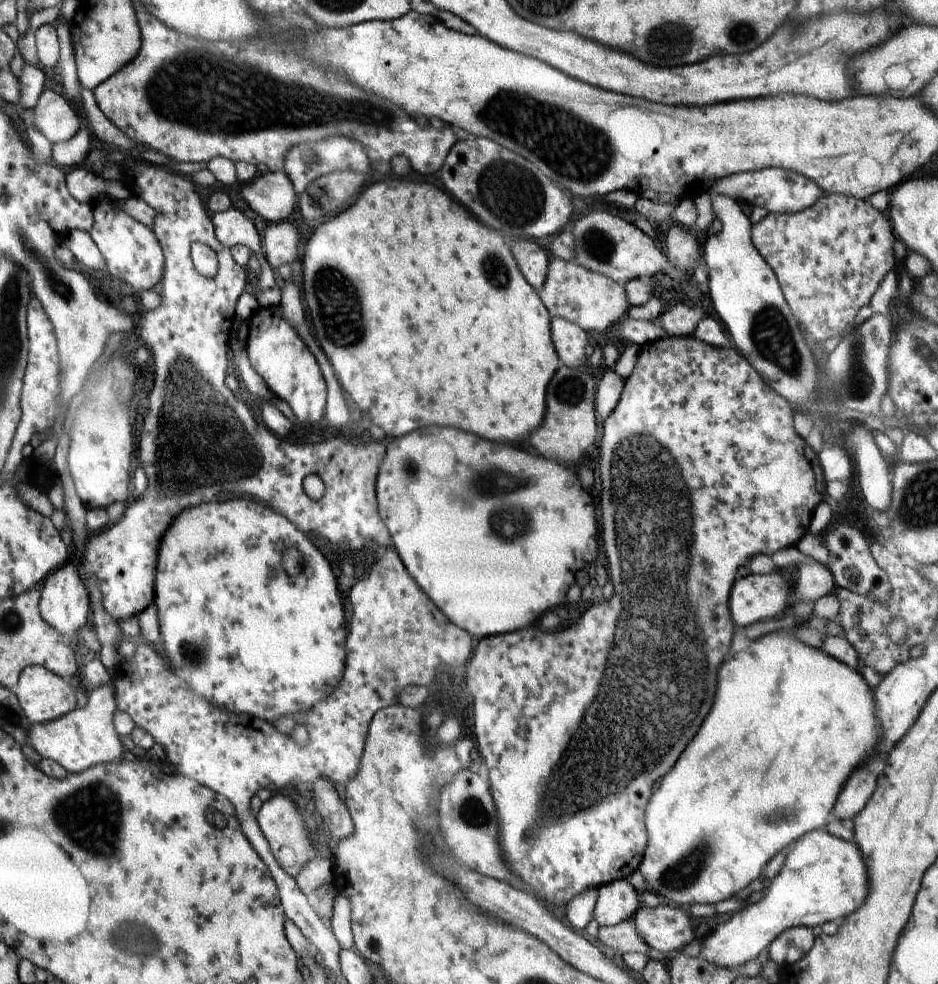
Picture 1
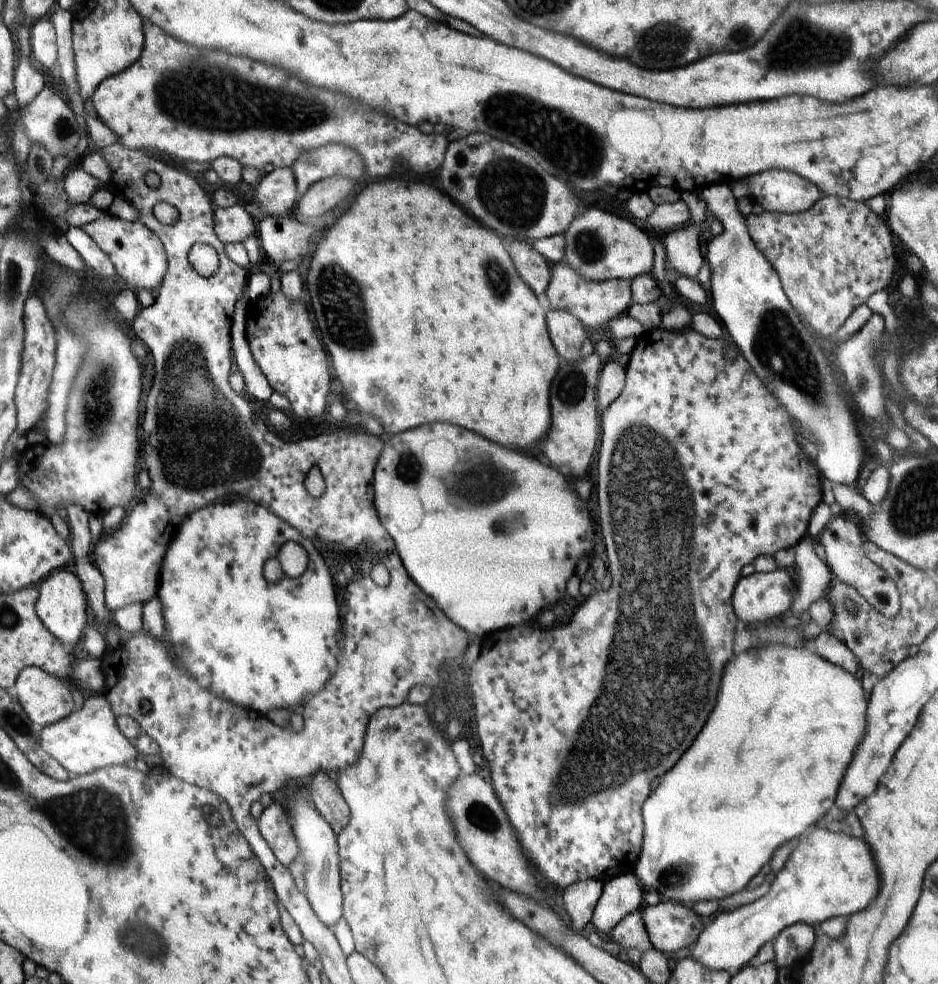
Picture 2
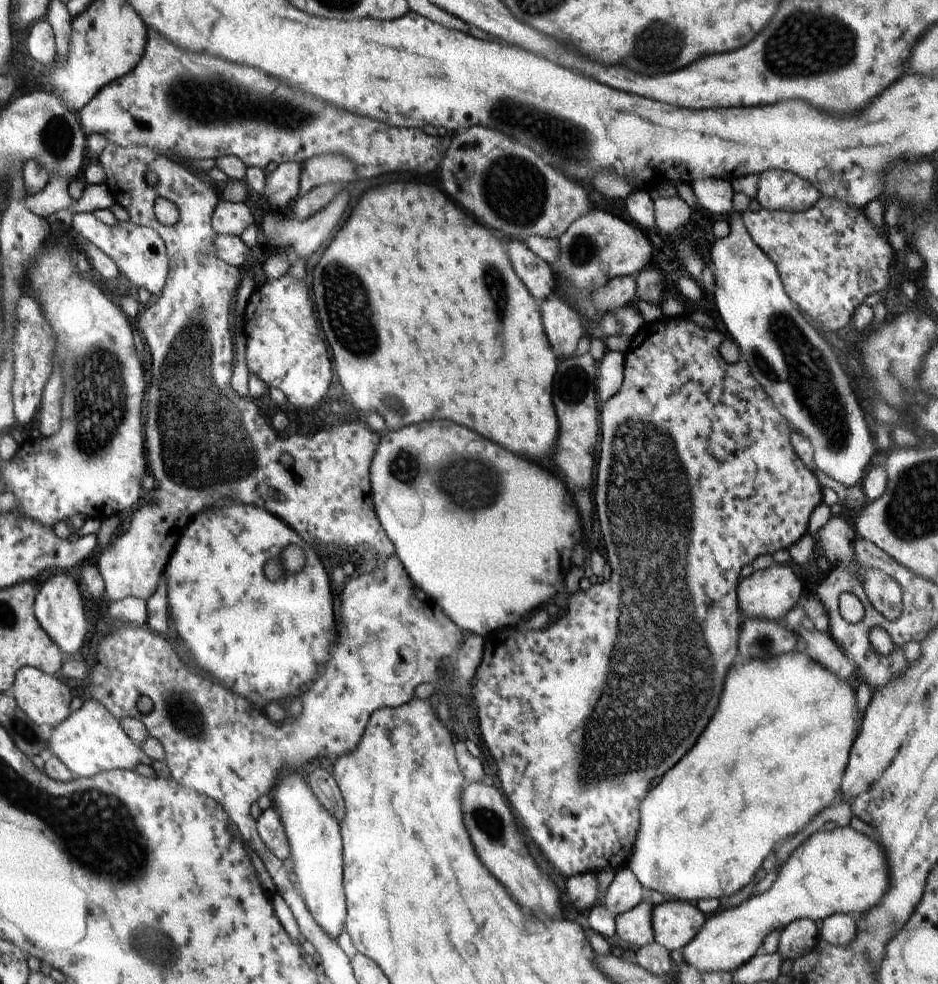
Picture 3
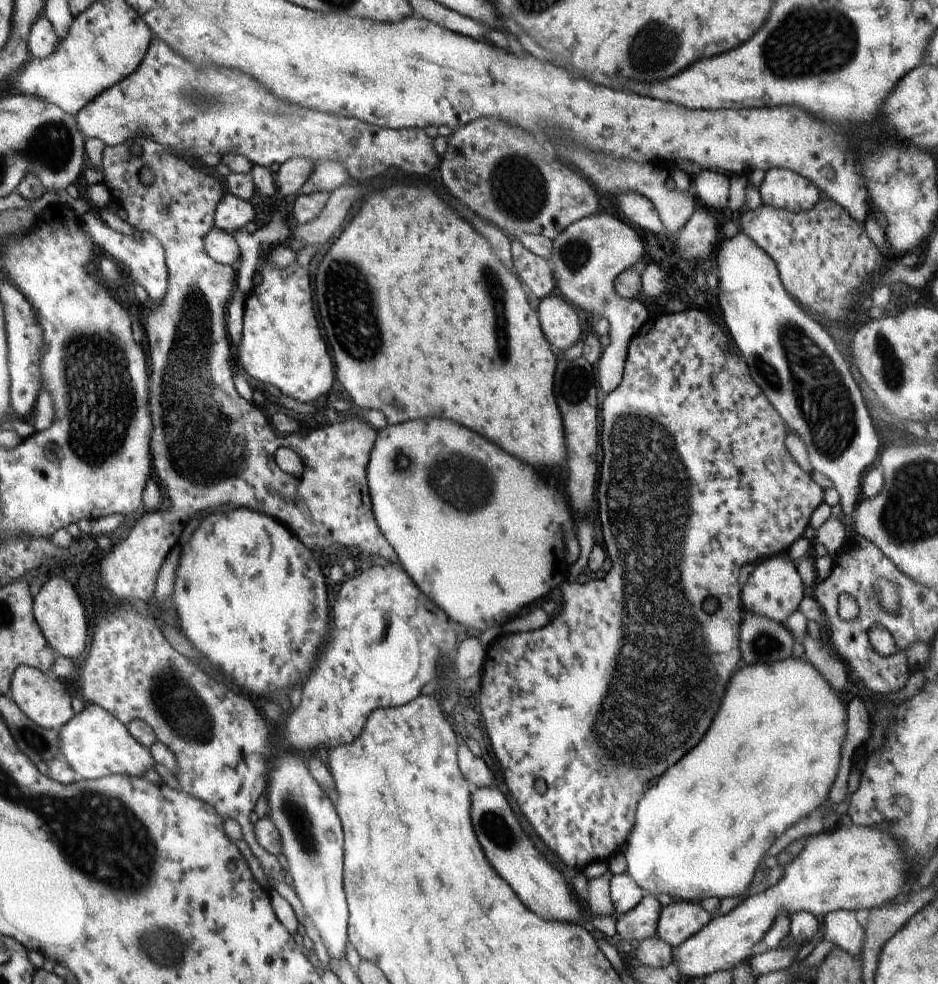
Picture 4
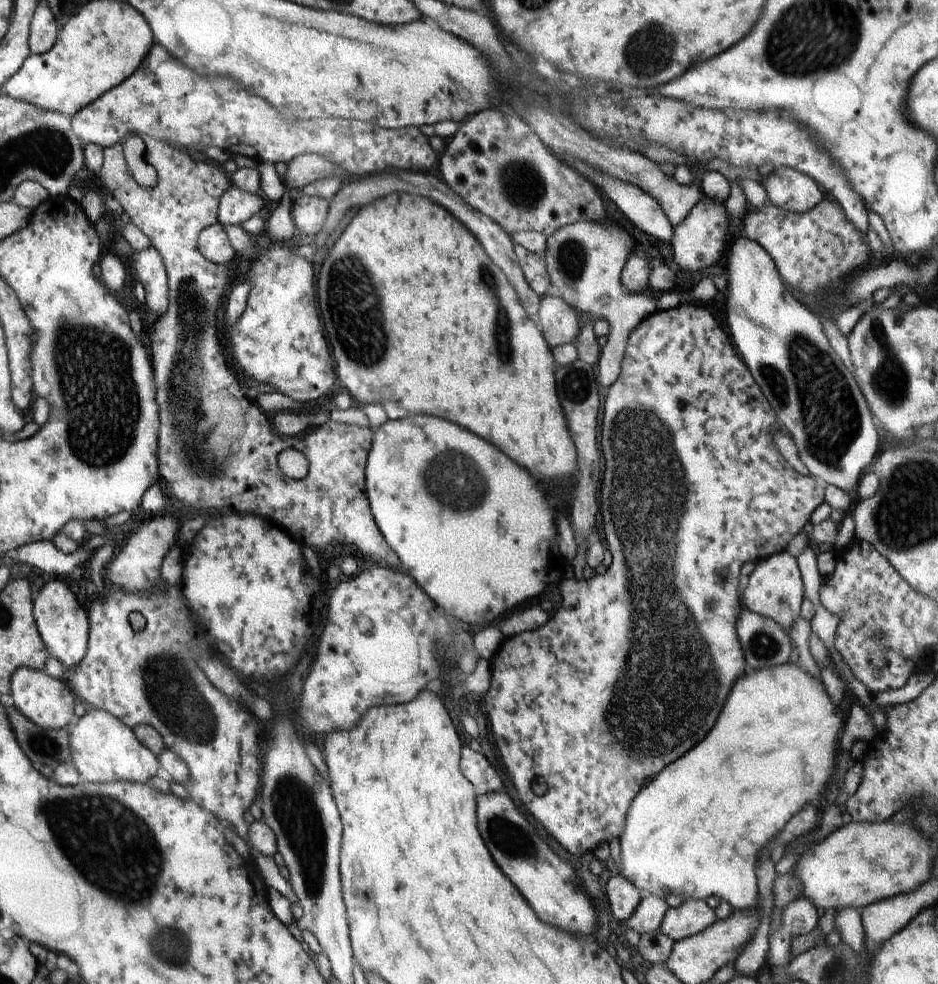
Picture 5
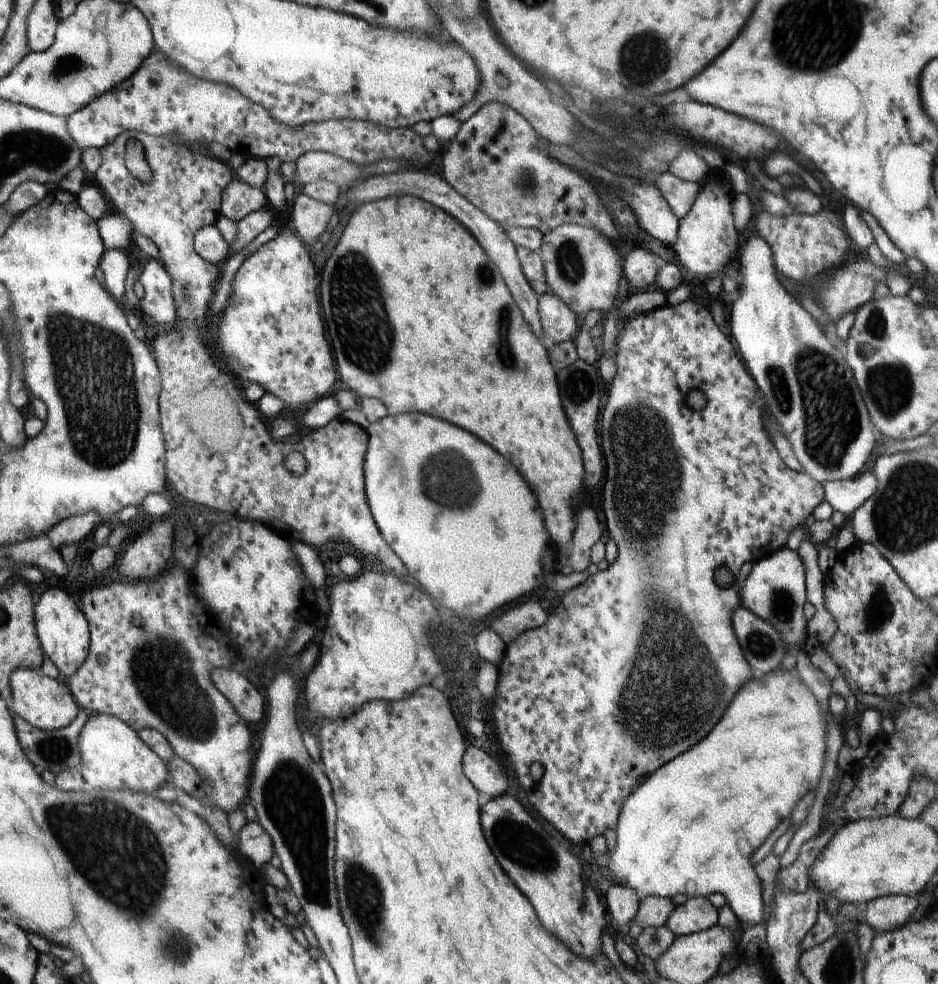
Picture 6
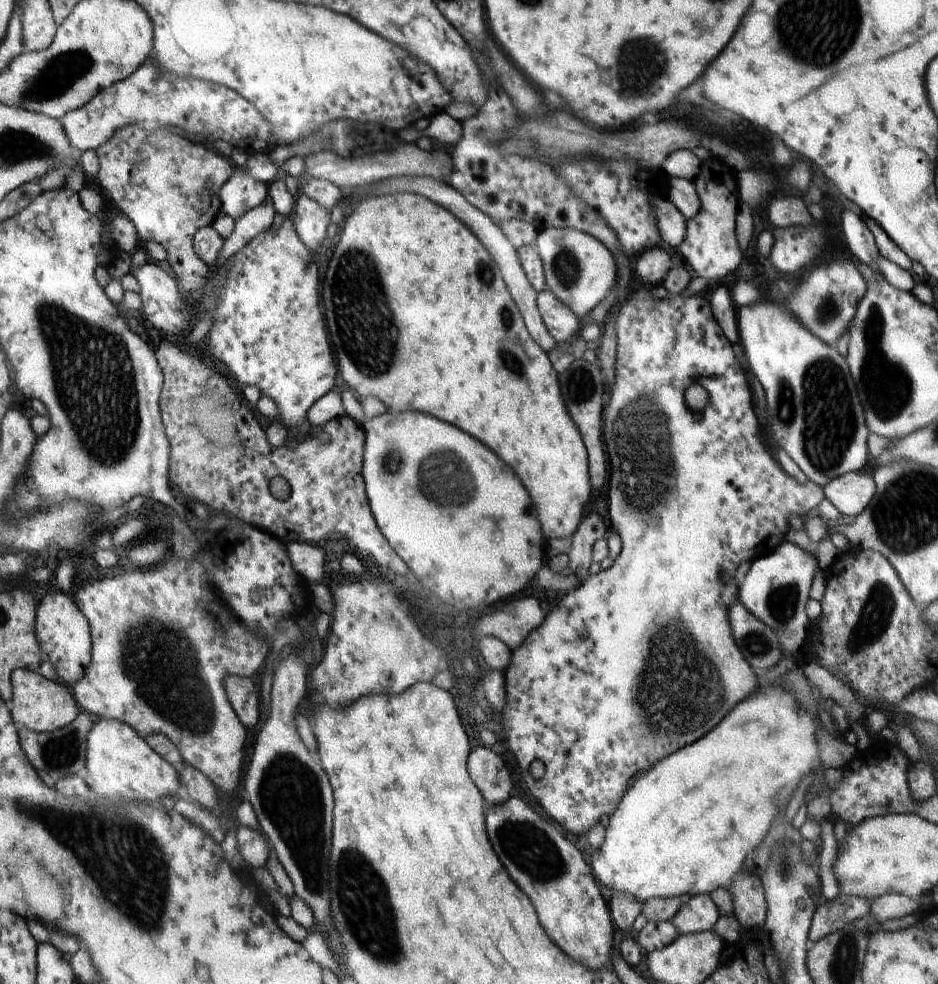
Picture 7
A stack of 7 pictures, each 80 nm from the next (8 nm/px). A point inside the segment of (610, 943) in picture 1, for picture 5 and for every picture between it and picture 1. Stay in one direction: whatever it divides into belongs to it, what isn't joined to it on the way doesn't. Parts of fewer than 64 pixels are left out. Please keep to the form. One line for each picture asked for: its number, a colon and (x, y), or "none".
2: (630, 932)
3: (634, 926)
4: (640, 923)
5: (650, 912)

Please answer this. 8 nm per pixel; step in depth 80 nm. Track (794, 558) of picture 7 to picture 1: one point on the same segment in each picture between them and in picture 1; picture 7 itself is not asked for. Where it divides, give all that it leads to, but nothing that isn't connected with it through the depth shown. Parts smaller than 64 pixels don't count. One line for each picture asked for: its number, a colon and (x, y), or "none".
1: (754, 598)
2: (761, 598)
3: (769, 594)
4: (774, 590)
5: (775, 590)
6: (775, 590)

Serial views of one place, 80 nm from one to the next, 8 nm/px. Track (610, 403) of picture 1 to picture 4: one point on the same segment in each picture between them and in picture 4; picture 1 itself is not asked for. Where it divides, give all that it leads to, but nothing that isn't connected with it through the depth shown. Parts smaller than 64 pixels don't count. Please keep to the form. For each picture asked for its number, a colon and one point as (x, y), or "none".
2: (611, 380)
3: (609, 378)
4: (587, 257)

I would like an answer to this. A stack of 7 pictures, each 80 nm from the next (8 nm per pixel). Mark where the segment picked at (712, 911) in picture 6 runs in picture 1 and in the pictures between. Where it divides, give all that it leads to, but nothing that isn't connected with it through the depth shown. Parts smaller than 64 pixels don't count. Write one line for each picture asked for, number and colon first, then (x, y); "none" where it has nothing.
1: (664, 928)
2: (670, 926)
3: (675, 923)
4: (677, 922)
5: (693, 916)

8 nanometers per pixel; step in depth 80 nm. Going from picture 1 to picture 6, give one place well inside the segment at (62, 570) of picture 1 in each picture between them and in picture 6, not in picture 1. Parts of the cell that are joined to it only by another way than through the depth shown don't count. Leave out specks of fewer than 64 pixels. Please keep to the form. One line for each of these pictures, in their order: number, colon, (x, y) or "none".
2: (62, 607)
3: (59, 609)
4: (57, 608)
5: (62, 624)
6: (62, 628)

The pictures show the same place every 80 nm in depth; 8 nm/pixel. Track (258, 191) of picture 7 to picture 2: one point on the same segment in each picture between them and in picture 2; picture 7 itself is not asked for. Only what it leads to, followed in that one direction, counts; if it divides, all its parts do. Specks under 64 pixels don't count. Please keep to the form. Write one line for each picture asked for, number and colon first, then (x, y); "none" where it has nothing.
2: (234, 224)
3: (228, 218)
4: (232, 213)
5: (235, 207)
6: (239, 200)

